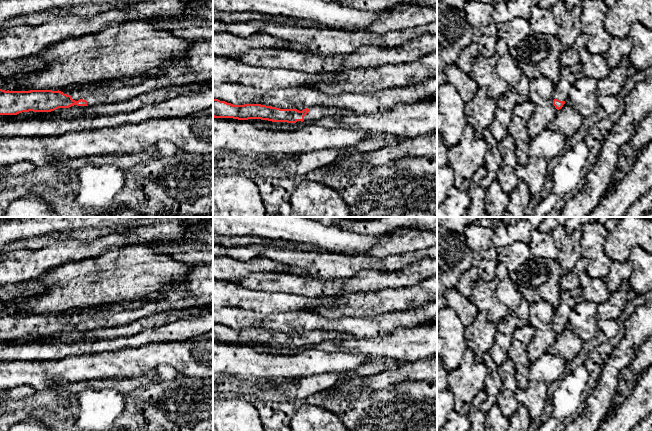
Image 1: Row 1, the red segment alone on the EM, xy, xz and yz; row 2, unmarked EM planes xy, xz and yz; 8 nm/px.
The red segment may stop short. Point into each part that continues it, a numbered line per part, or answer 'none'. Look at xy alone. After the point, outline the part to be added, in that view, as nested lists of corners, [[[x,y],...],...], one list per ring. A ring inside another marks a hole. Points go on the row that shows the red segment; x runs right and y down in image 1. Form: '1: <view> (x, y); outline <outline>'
1: xy (8, 83); outline [[[0,78],[0,89],[6,88],[9,91],[30,91],[32,89],[23,90],[20,89],[18,84],[11,78]]]

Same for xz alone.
1: xz (315, 113); outline [[[311,107],[308,108],[310,111],[304,116],[305,123],[313,123],[321,118],[330,117],[330,116],[347,116],[352,115],[353,112],[347,109],[341,108],[325,108],[325,107]],[[297,121],[297,124],[303,123]]]

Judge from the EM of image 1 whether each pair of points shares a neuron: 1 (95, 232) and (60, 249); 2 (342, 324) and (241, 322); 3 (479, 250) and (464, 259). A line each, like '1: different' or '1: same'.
1: different
2: same
3: different

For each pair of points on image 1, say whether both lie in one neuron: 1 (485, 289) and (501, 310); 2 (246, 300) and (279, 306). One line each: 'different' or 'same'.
1: same
2: same

